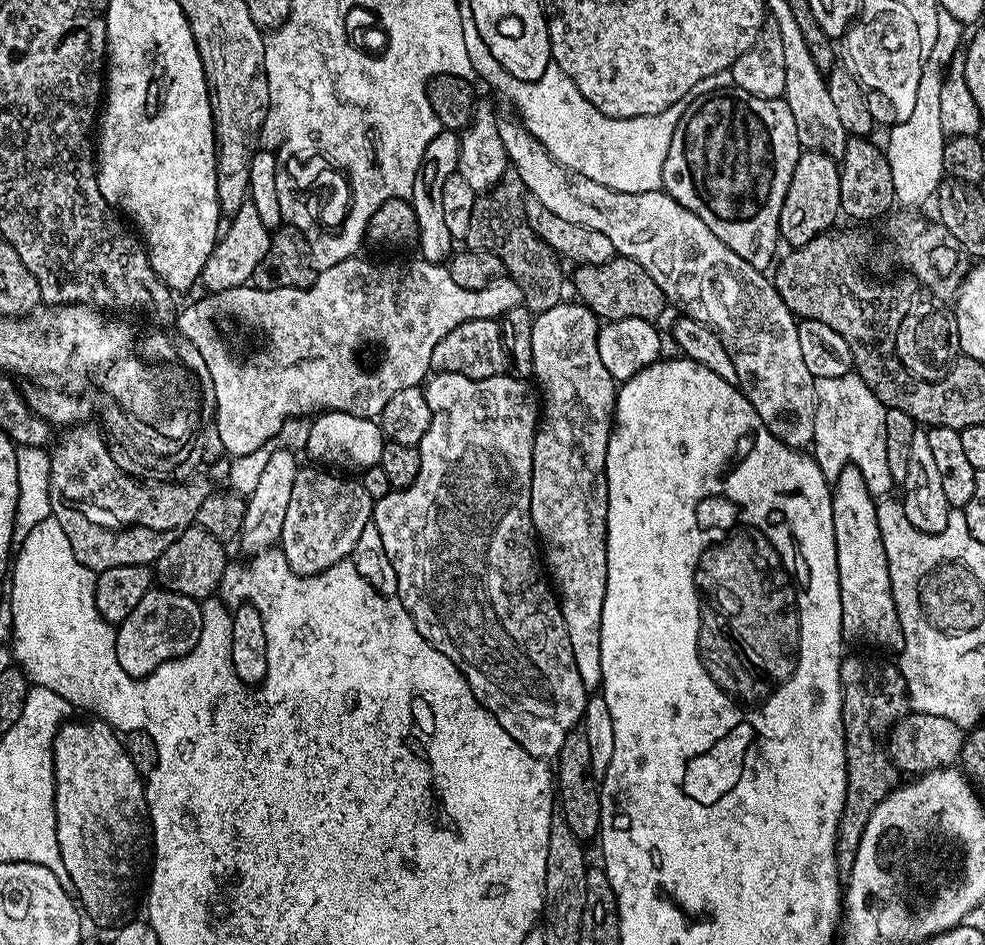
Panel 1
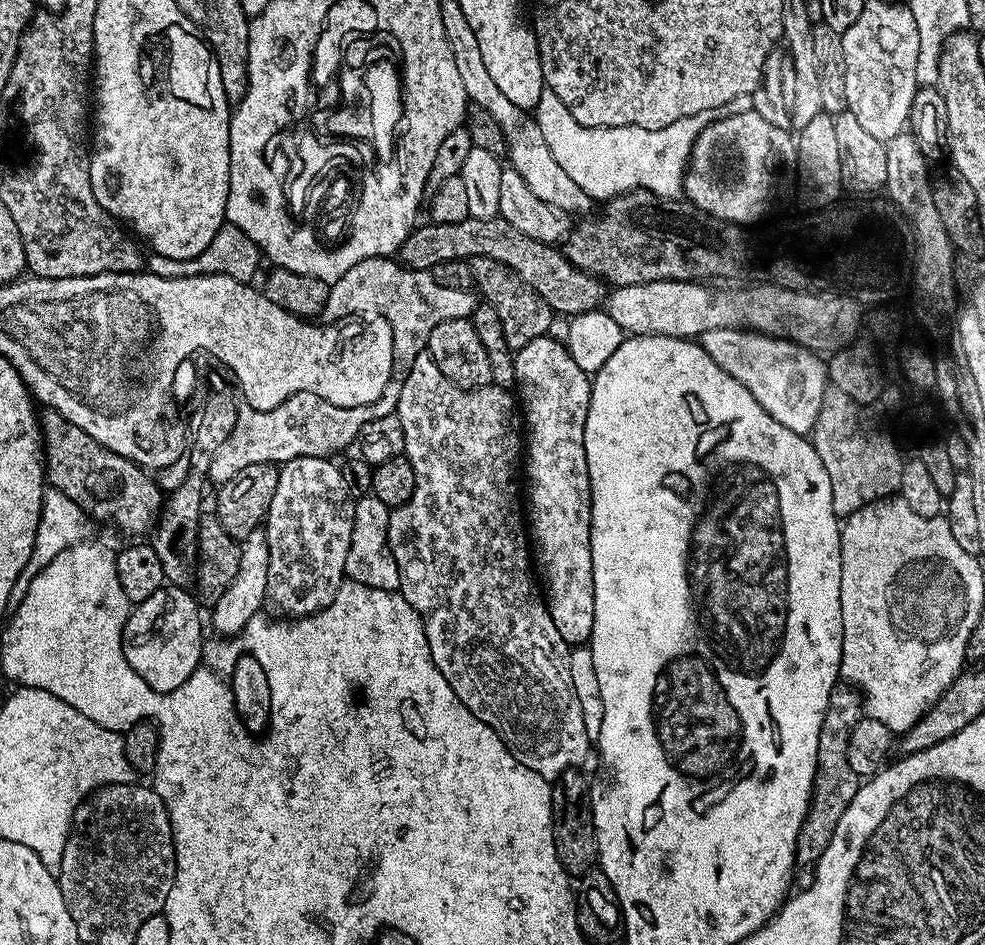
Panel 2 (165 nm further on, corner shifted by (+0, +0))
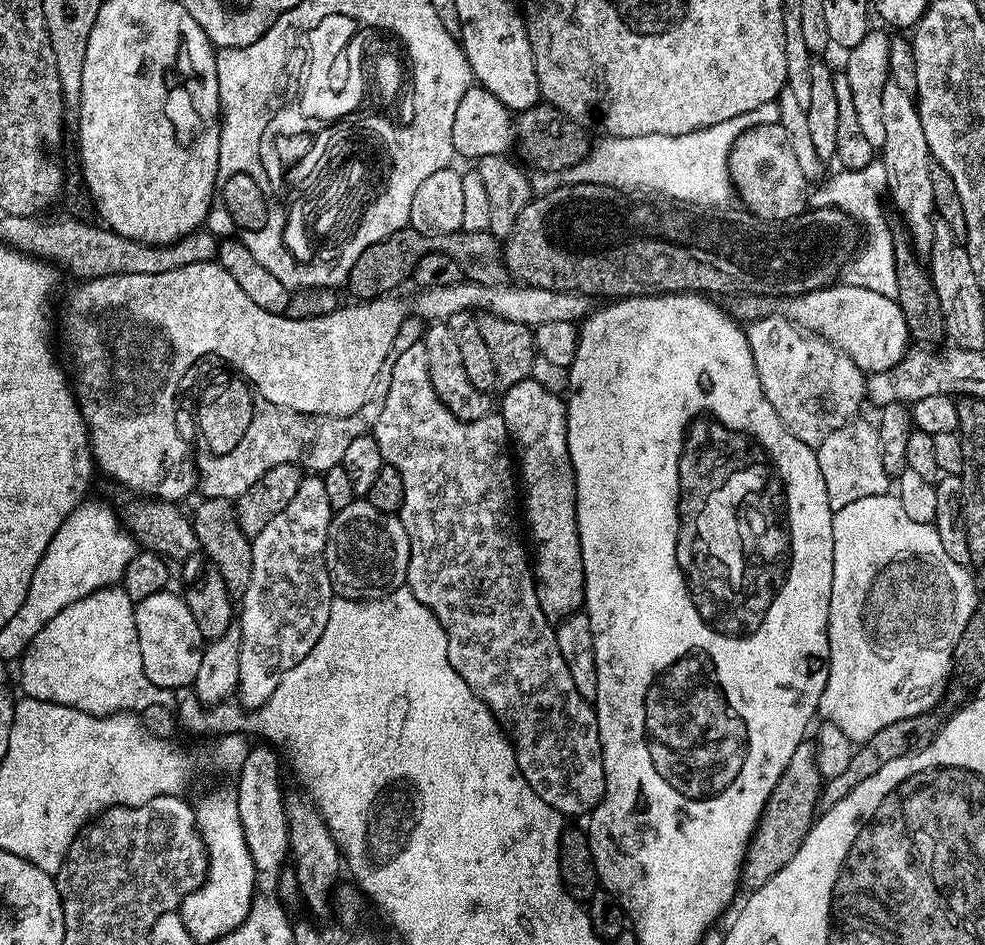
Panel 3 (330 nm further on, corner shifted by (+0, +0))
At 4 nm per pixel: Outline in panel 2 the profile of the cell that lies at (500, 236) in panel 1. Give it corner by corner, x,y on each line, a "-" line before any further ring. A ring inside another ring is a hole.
475,256
468,261
472,271
475,287
480,287
480,292
487,303
494,305
498,310
498,318
502,318
502,330
506,334
506,342
513,350
534,342
534,338
549,335
554,319
552,307
533,290
514,270
502,266
502,262
494,262
494,258

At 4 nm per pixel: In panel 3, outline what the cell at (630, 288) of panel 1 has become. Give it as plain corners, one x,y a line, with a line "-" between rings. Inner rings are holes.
411,226
399,228
394,234
382,238
382,242
374,242
350,270
346,288
353,292
355,299
360,302
378,300
389,295
391,288
399,286
412,275
414,266
418,266
422,254
445,252
458,262
460,274
464,280
473,280
475,284
502,284
509,279
508,269
504,266
502,244
491,232
452,232
449,236
427,236

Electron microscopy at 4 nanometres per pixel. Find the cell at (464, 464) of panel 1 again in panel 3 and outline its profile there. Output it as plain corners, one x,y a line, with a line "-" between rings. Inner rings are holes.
423,343
415,344
409,348
401,347
391,361
390,371
387,373
387,376
388,393
382,396
374,435
378,442
378,450
382,450
384,455
385,464
394,466
394,470
398,470
398,474
402,474
404,501
398,515
402,523
404,523
406,534
410,538
410,562
408,563
406,586
414,594
414,598
418,598
418,602
422,602
422,606
426,606
434,614
434,618
438,618
438,622
443,622
445,627
452,631
452,664
456,664
458,668
464,666
462,670
468,670
468,660
472,664
472,660
476,662
480,658
480,652
472,652
472,650
484,650
484,642
482,642
484,638
488,638
488,648
490,650
494,648
496,636
498,638
506,636
506,640
510,640
510,664
516,670
516,680
522,684
522,688
514,686
514,690
516,690
516,694
522,692
524,696
518,694
518,706
520,706
518,712
522,714
522,722
518,722
520,728
516,728
516,734
506,735
509,740
517,744
520,764
523,765
524,772
528,775
528,780
532,780
534,794
538,794
538,798
542,798
542,802
546,802
554,811
559,812
561,817
587,817
592,809
604,798
604,747
600,745
600,731
596,721
596,709
589,701
582,698
582,694
578,694
578,686
574,686
574,678
570,678
570,670
562,658
562,650
558,650
555,627
544,617
542,606
538,602
534,568
530,563
530,552
526,547
525,541
524,544
520,541
520,532
522,536
521,525
520,528
516,525
516,516
518,520
518,488
516,492
515,486
512,485
512,476
514,480
514,456
510,451
506,422
499,414
489,414
477,420
459,420
454,414
450,414
450,410
446,410
446,406
438,398
438,394
434,394
434,386
430,382
430,370
426,366
426,350

